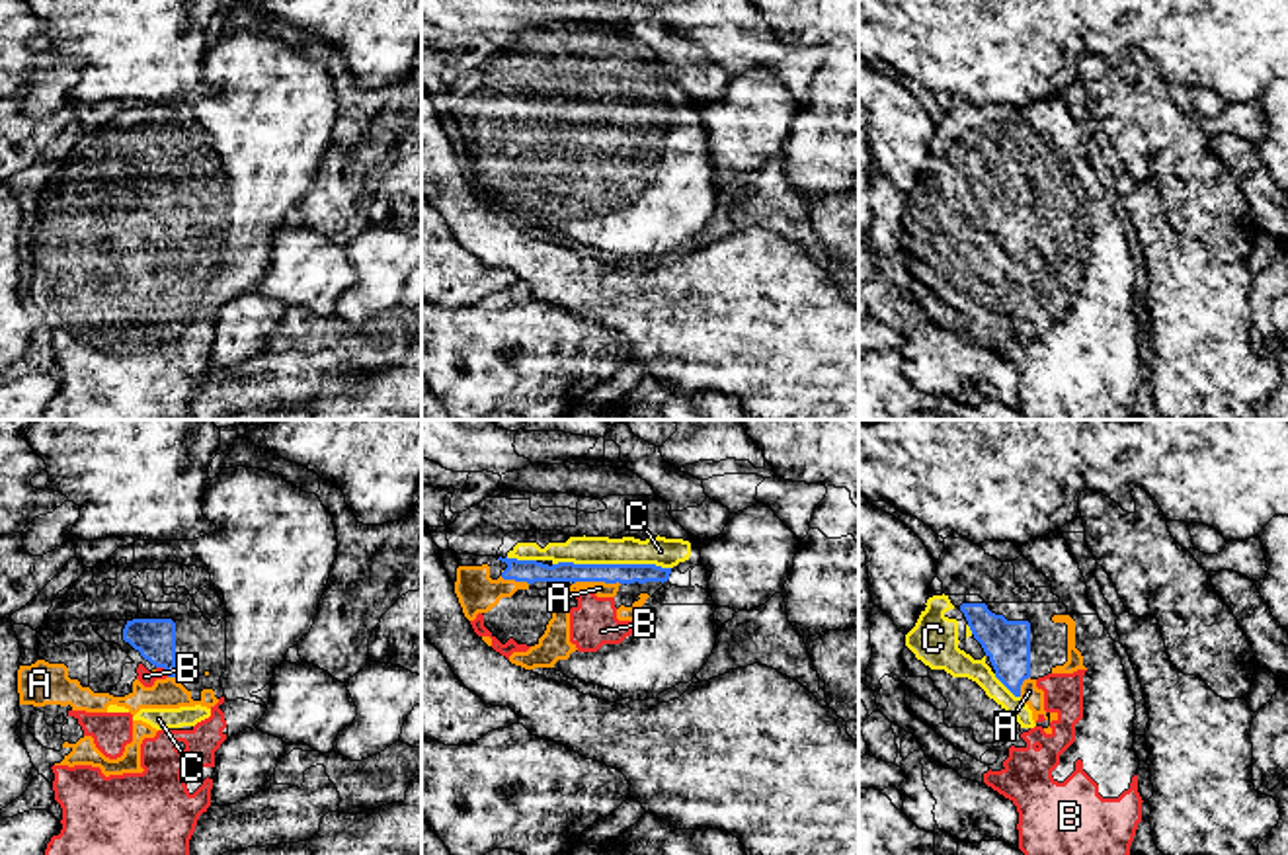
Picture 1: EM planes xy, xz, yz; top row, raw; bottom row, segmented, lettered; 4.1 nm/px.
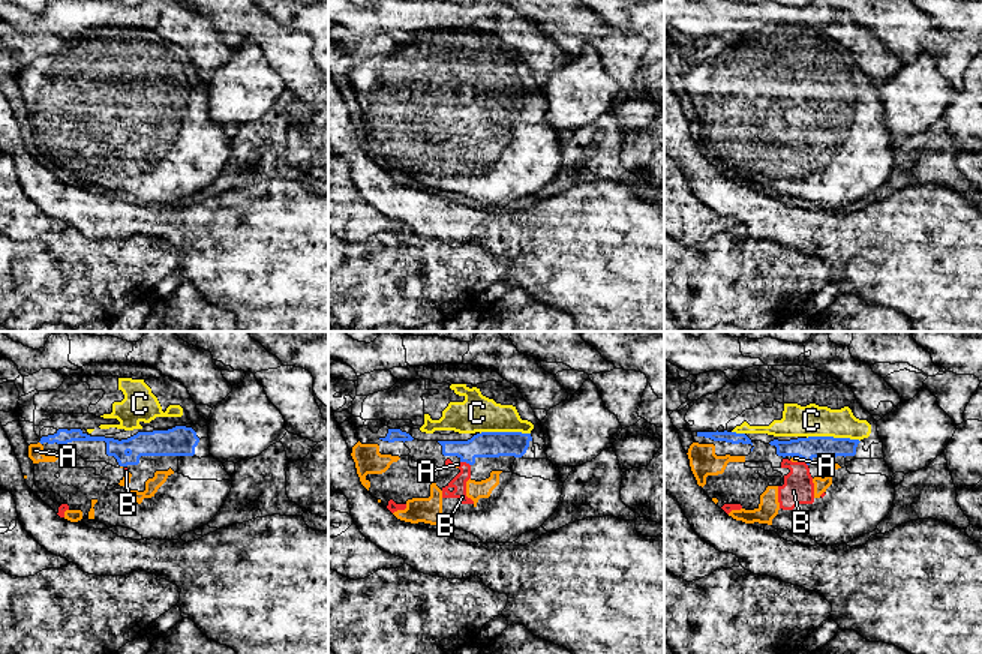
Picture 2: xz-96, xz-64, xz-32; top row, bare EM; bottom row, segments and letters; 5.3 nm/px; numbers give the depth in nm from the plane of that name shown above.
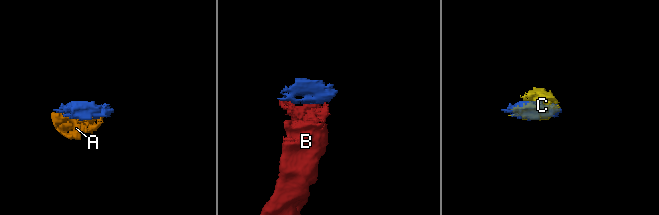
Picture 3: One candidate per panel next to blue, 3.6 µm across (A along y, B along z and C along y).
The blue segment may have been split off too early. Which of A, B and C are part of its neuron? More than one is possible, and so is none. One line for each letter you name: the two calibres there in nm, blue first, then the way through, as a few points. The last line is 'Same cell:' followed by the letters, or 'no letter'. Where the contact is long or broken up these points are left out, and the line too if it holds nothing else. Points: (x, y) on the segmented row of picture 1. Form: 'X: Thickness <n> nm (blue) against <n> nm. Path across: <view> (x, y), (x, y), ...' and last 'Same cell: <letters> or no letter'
A: Thickness 80 nm (blue) against 60 nm
B: Thickness 170 nm (blue) against 60 nm
C: Thickness 80 nm (blue) against 120 nm
Same cell: A, B, C

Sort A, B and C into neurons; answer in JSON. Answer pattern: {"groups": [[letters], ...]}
{"groups": [["A", "B", "C"]]}

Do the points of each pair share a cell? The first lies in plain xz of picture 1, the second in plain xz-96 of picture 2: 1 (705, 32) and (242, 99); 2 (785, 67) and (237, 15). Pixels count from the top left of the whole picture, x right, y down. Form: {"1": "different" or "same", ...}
{"1": "different", "2": "same"}

